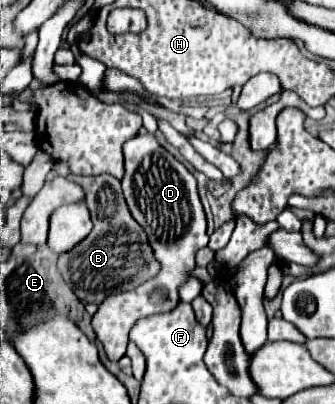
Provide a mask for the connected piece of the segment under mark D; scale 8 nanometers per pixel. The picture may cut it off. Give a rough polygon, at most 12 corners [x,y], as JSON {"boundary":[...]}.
{"boundary":[[155,133],[123,145],[123,195],[161,273],[107,297],[111,361],[139,319],[179,303],[209,243],[197,179]]}

